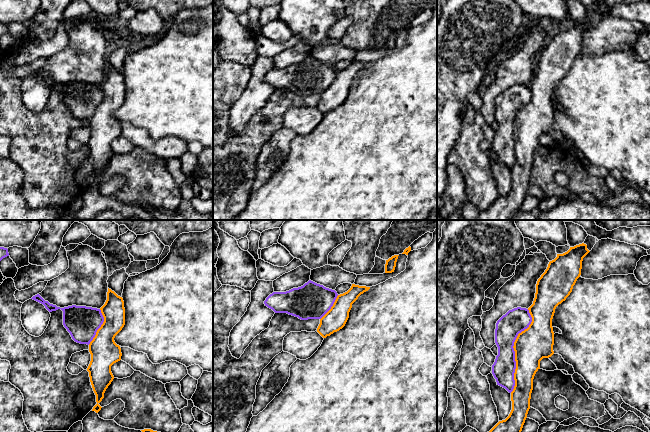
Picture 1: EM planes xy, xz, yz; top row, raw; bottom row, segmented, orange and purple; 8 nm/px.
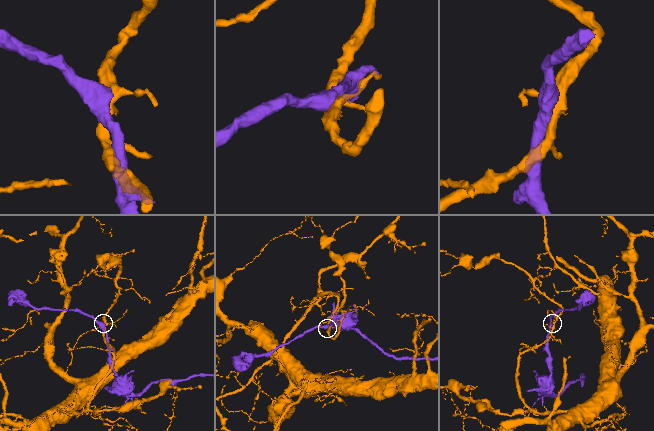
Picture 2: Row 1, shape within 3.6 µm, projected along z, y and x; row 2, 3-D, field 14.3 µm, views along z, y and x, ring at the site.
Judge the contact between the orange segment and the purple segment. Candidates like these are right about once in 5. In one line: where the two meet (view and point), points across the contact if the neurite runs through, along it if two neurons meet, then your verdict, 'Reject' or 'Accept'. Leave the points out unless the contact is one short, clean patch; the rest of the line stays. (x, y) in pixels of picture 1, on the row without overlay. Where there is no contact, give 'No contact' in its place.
Touches orange at yz (514, 126). Reject

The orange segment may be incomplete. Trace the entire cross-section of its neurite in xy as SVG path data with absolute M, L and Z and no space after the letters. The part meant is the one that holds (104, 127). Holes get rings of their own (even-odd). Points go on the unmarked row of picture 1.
M108 64L107 76L100 84L104 98L97 106L89 120L91 137L87 144L90 158L96 171L97 180L92 187L101 186L99 179L114 155L111 142L121 136L121 124L114 117L115 112L125 101L125 84L123 74Z

